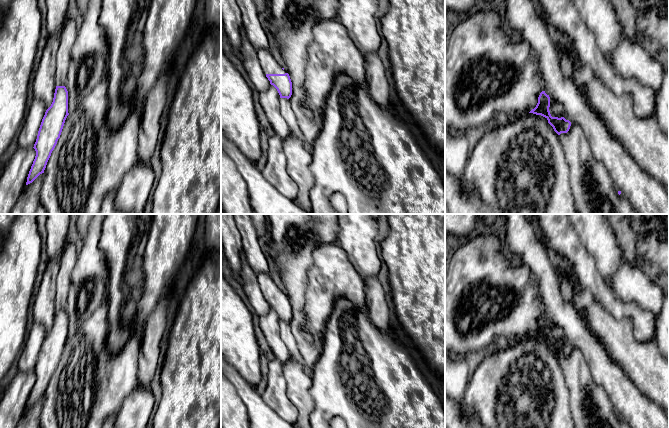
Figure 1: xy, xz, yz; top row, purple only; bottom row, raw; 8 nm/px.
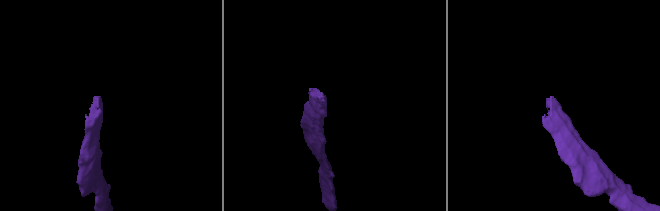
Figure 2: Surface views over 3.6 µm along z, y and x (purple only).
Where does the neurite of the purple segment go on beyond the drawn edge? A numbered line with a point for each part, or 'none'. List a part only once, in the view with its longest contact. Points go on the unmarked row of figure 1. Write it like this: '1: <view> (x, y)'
1: xz (269, 289)

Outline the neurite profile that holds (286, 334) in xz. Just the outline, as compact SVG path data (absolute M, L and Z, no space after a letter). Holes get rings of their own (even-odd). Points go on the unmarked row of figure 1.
M280 322L280 337L287 346L291 359L302 361L302 356L299 352L296 339L293 336L289 323Z

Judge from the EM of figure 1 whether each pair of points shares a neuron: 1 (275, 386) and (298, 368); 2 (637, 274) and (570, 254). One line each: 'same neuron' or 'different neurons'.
1: different neurons
2: different neurons

